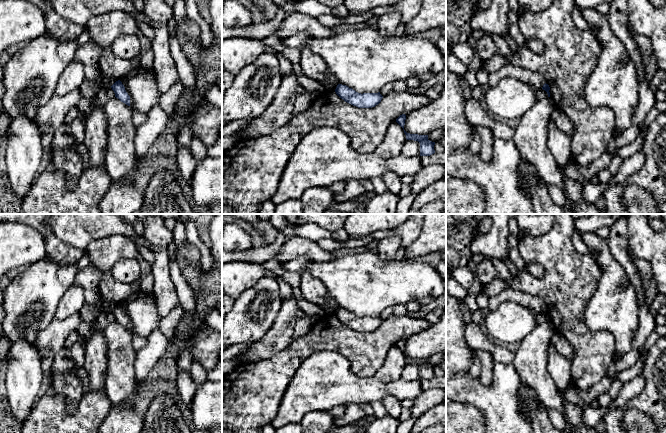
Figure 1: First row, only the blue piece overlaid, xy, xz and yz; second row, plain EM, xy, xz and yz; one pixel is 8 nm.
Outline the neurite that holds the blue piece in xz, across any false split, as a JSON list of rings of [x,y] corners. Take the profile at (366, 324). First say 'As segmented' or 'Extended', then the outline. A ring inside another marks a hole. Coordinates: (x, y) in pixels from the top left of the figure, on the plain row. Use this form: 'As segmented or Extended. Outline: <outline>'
As segmented. Outline: [[[338,308],[335,313],[336,318],[345,326],[358,332],[372,332],[378,329],[383,320],[378,317],[358,317],[346,309]]]

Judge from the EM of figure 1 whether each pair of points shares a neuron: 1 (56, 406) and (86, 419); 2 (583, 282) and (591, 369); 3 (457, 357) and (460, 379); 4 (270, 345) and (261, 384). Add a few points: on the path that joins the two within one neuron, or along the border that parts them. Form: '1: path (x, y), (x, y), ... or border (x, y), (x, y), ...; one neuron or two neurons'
1: path (62, 414), (67, 419), (78, 419); one neuron
2: path (576, 304), (576, 332), (590, 347); one neuron
3: border (466, 371), (460, 371), (456, 374); two neurons
4: border (287, 345), (267, 358), (244, 364); two neurons

